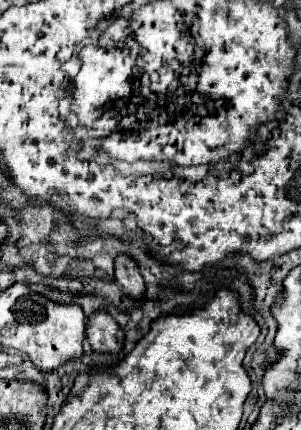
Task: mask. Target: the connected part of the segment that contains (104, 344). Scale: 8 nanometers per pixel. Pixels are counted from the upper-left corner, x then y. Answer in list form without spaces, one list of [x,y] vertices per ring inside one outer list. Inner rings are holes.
[[[97,310],[89,316],[85,334],[87,334],[87,340],[93,350],[117,354],[123,348],[125,332],[119,328],[119,324],[113,320],[113,316],[109,316],[103,310]]]

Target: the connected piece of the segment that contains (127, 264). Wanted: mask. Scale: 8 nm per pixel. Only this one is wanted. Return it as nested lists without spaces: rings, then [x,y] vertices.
[[[125,254],[115,258],[115,280],[119,282],[127,298],[139,300],[145,294],[145,282],[143,282],[137,262]]]

